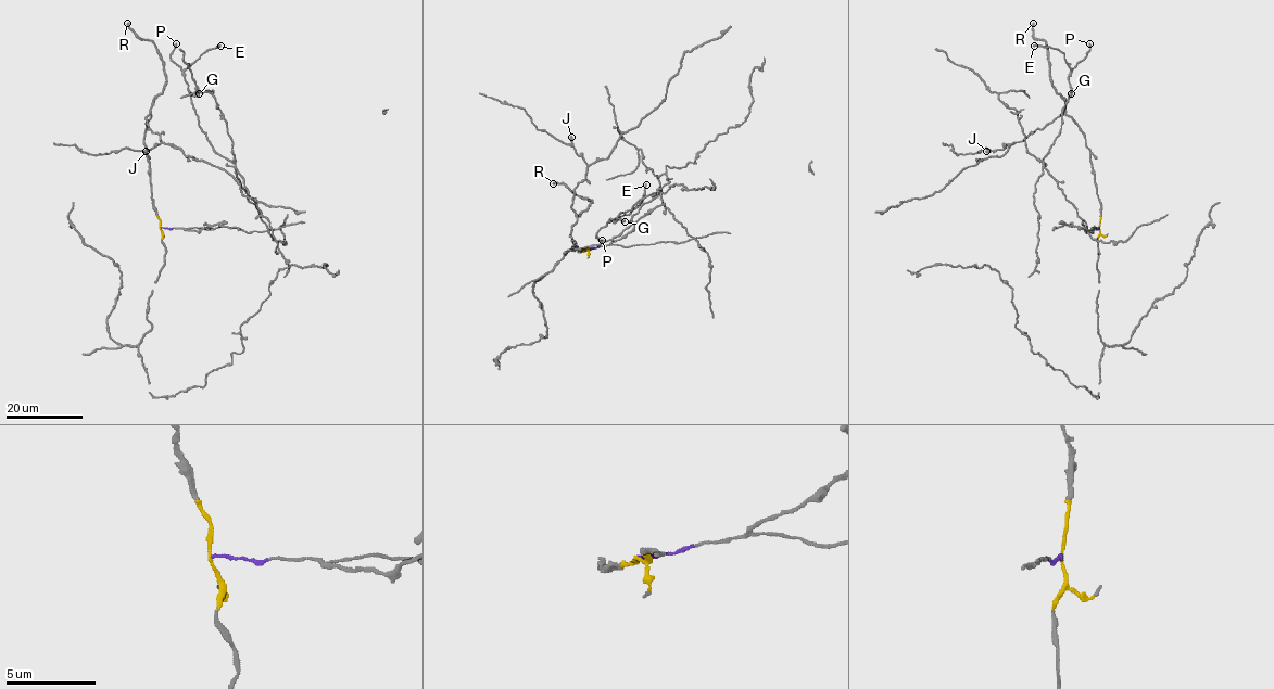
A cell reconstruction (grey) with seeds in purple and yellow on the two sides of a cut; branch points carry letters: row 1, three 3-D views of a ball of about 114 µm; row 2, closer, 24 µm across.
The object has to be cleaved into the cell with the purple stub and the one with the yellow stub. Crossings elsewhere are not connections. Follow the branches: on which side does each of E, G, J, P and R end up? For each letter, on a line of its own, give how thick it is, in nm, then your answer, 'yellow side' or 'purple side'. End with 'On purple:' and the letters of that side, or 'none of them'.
E: calibre 180 nm; purple side
G: calibre 500 nm; purple side
J: calibre 420 nm; yellow side
P: calibre 320 nm; purple side
R: calibre 300 nm; yellow side
On purple: E, G, P

